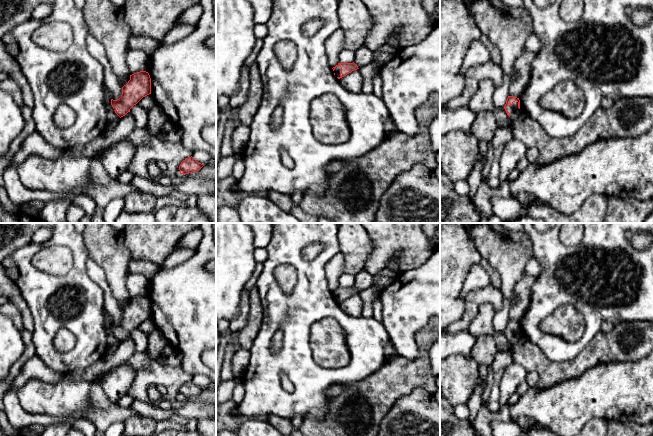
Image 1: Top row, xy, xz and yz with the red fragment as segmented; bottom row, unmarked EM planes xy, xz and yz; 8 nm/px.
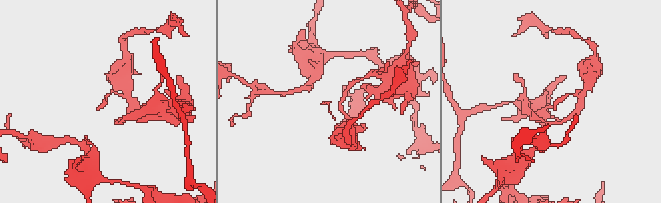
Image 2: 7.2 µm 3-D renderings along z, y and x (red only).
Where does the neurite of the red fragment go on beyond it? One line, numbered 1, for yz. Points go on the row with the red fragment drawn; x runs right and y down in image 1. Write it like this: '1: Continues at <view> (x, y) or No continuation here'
1: No continuation here

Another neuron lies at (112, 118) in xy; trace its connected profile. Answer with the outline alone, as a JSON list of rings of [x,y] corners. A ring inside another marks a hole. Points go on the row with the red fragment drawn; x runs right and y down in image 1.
[[[105,87],[105,105],[106,105],[106,110],[107,110],[108,127],[113,128],[120,120],[120,117],[115,113],[111,105],[111,97],[106,92],[106,87]]]

